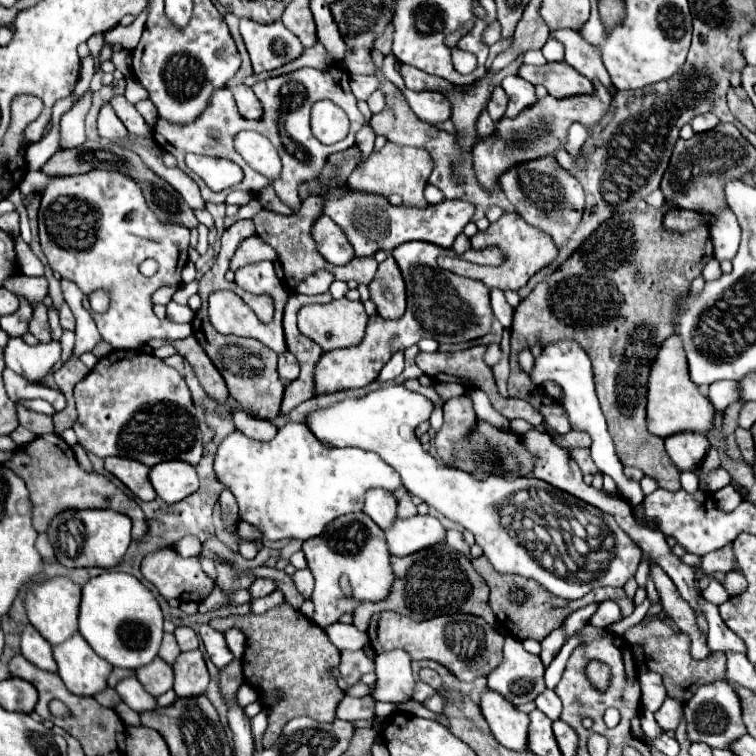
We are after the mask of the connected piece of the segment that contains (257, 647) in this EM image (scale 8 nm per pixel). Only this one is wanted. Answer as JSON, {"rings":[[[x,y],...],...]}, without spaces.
{"rings":[[[282,602],[280,606],[268,610],[266,614],[236,614],[236,616],[228,616],[228,618],[214,618],[210,620],[210,626],[226,632],[230,628],[238,628],[244,632],[246,636],[246,652],[242,656],[242,674],[246,684],[250,684],[260,698],[268,698],[274,692],[282,692],[282,698],[276,702],[276,706],[268,706],[270,714],[268,714],[268,728],[264,732],[264,748],[270,748],[278,736],[282,734],[282,726],[286,726],[286,722],[292,716],[310,716],[318,722],[334,722],[336,720],[336,704],[344,698],[342,688],[338,686],[332,670],[340,666],[340,650],[328,640],[326,632],[320,626],[314,626],[312,620],[308,620],[300,610],[294,610],[292,606],[286,606],[286,602]]]}

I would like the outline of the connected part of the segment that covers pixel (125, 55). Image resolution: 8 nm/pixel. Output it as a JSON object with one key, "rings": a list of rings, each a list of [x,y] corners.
{"rings":[[[120,50],[116,54],[112,54],[112,62],[114,66],[124,74],[124,76],[132,76],[132,70],[130,70],[130,52],[128,50]]]}

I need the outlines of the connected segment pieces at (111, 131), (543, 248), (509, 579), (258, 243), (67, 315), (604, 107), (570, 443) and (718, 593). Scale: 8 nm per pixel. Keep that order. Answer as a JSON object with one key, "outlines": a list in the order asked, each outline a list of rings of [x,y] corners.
{"outlines":[[[[110,103],[101,108],[97,118],[97,128],[102,138],[112,140],[112,142],[118,142],[118,140],[126,138],[126,134],[128,134],[126,126],[116,116],[116,112],[114,112],[114,108],[112,108]]],[[[504,212],[502,218],[494,224],[490,224],[490,228],[486,232],[478,232],[474,238],[472,238],[472,248],[478,248],[478,250],[484,250],[484,248],[490,248],[490,246],[496,246],[504,252],[504,262],[500,266],[480,266],[480,264],[472,264],[472,262],[466,262],[462,258],[446,258],[446,256],[440,256],[438,258],[438,266],[454,272],[454,274],[460,274],[460,276],[466,276],[466,278],[474,278],[474,280],[480,280],[484,282],[488,288],[500,288],[500,290],[518,290],[522,286],[526,286],[526,282],[536,274],[540,272],[544,266],[548,266],[556,256],[558,256],[558,248],[556,244],[540,230],[534,230],[532,226],[528,226],[516,212]]],[[[486,556],[480,558],[472,558],[472,566],[474,570],[486,580],[488,588],[490,588],[490,608],[494,610],[498,624],[502,630],[506,630],[506,634],[524,640],[524,638],[534,638],[534,640],[542,640],[546,638],[554,628],[558,628],[564,618],[568,614],[574,612],[572,602],[556,598],[552,594],[548,594],[542,586],[538,586],[538,582],[534,580],[526,580],[522,576],[512,576],[512,574],[498,574],[490,560]]],[[[250,236],[248,240],[244,240],[240,246],[238,246],[238,250],[236,250],[236,254],[232,256],[232,260],[230,260],[230,270],[238,270],[238,268],[242,268],[244,264],[254,264],[254,262],[258,262],[258,260],[276,260],[276,254],[274,254],[274,250],[266,244],[266,242],[262,242],[258,236]]],[[[66,302],[60,306],[60,324],[62,324],[64,330],[74,330],[74,326],[76,326],[76,320],[72,316],[72,310],[68,308]]],[[[594,84],[596,94],[594,96],[570,96],[570,98],[552,98],[544,96],[534,102],[534,106],[528,106],[518,114],[516,118],[502,118],[496,122],[494,134],[480,138],[474,146],[474,172],[480,182],[480,186],[490,192],[496,184],[498,178],[510,170],[510,166],[516,166],[516,162],[528,162],[534,158],[542,156],[556,156],[558,148],[566,148],[568,142],[568,128],[574,122],[580,122],[588,132],[594,130],[594,126],[600,122],[600,118],[610,110],[612,96],[602,84]]],[[[570,430],[568,434],[564,434],[564,436],[560,436],[560,434],[556,434],[556,432],[550,432],[552,434],[552,438],[556,438],[564,448],[568,448],[568,450],[572,450],[572,448],[578,448],[578,446],[590,446],[590,436],[588,434],[582,434],[582,432],[574,432],[574,430]]],[[[711,580],[708,588],[702,591],[702,596],[716,606],[720,606],[730,598],[722,584],[716,580]]]]}

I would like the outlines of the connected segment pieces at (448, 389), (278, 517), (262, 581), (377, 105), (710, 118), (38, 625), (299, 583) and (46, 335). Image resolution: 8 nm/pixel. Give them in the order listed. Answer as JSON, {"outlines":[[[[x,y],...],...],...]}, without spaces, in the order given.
{"outlines":[[[[436,382],[434,384],[434,387],[438,394],[440,394],[440,397],[442,398],[442,400],[444,400],[444,402],[446,402],[452,397],[464,395],[466,392],[466,388],[463,385],[456,382]]],[[[286,424],[280,430],[288,432],[278,432],[276,438],[269,442],[259,442],[240,432],[232,432],[218,446],[214,460],[214,472],[218,480],[226,484],[226,488],[230,488],[236,496],[236,502],[240,506],[240,520],[258,526],[264,532],[264,540],[314,538],[322,534],[326,524],[334,518],[350,512],[360,512],[366,490],[384,488],[388,492],[394,492],[402,488],[402,478],[398,478],[398,472],[386,462],[382,462],[382,458],[378,458],[378,454],[374,452],[362,448],[324,448],[308,432],[306,424]]],[[[256,578],[254,584],[250,586],[250,594],[252,594],[252,598],[268,596],[268,594],[272,594],[274,590],[276,590],[276,586],[274,586],[274,582],[270,582],[268,578]]],[[[376,90],[376,92],[372,92],[372,96],[366,102],[368,102],[372,114],[376,114],[376,112],[380,112],[386,106],[386,96],[384,96],[382,90]]],[[[706,112],[706,114],[698,114],[692,118],[692,128],[694,132],[706,132],[706,130],[712,130],[720,120],[712,114],[712,112]]],[[[52,578],[42,584],[30,586],[26,594],[26,612],[28,612],[30,624],[54,646],[74,636],[74,632],[78,632],[80,602],[82,602],[82,588],[78,584],[74,584],[68,578]]],[[[308,568],[304,570],[296,570],[294,572],[294,582],[296,582],[296,588],[304,594],[304,598],[308,598],[312,594],[312,588],[314,588],[314,578],[310,574]]],[[[38,304],[34,308],[34,318],[30,320],[30,332],[40,340],[40,342],[52,342],[50,336],[50,326],[48,326],[48,316],[46,316],[46,306]]]]}

